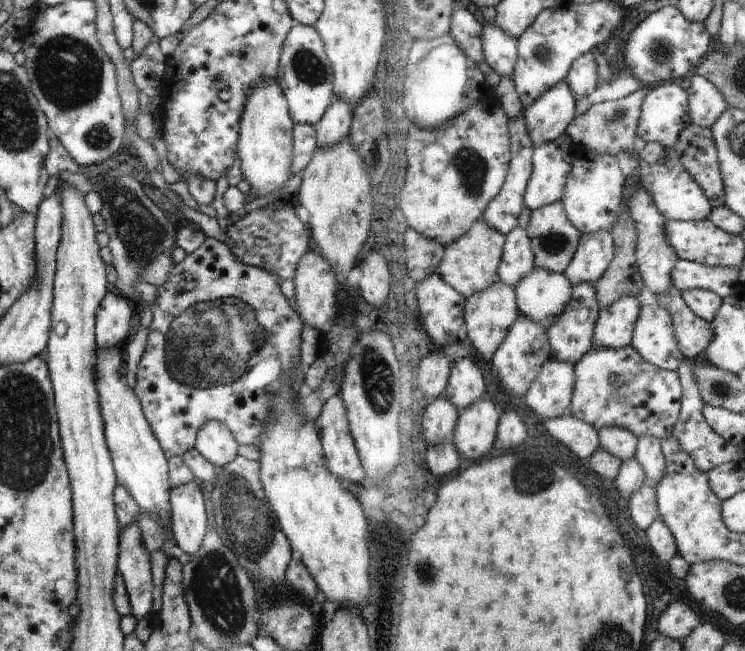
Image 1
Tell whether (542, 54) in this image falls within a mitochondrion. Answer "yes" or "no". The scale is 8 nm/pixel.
yes

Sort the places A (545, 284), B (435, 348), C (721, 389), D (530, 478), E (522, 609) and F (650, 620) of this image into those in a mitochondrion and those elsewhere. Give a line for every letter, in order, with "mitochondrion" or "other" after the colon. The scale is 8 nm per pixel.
A: other
B: other
C: mitochondrion
D: mitochondrion
E: other
F: other

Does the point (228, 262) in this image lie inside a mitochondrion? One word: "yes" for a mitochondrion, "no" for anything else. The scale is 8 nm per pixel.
no

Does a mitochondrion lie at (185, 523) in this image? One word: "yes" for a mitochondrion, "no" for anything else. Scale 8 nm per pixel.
no

